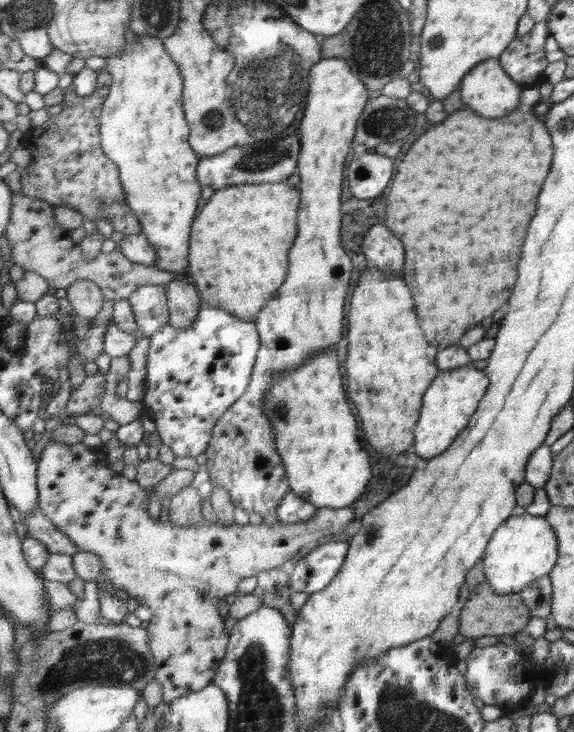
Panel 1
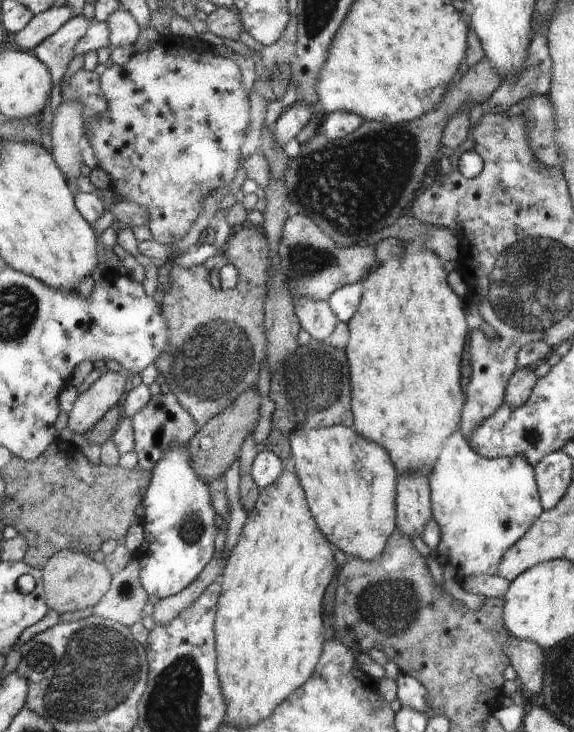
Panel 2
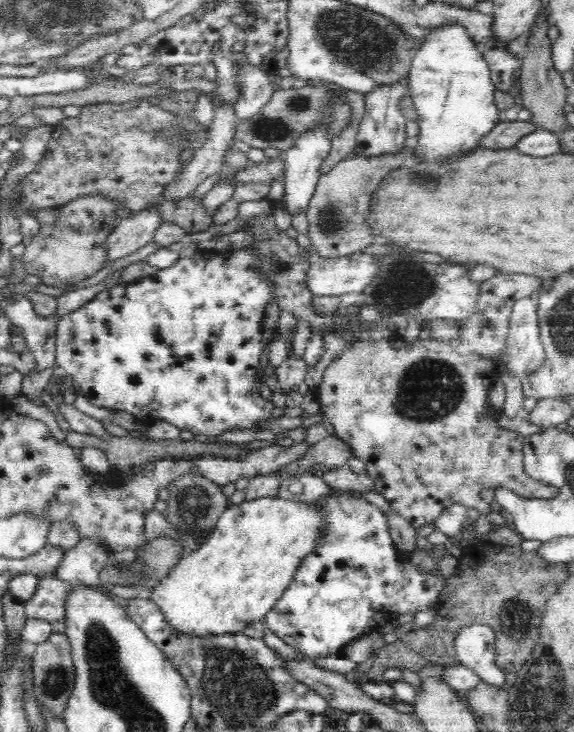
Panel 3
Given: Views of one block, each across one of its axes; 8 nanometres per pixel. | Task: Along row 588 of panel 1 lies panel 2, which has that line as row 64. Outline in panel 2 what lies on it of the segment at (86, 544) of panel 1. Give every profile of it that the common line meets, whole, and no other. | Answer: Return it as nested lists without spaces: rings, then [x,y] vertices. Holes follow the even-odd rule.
[[[166,37],[151,38],[133,53],[128,63],[124,65],[108,64],[100,78],[102,92],[105,93],[106,100],[109,103],[108,112],[104,116],[100,116],[98,121],[94,121],[89,130],[86,131],[84,144],[92,146],[94,156],[98,160],[100,167],[111,179],[113,184],[110,190],[118,192],[122,196],[121,200],[132,201],[143,206],[149,214],[146,227],[150,229],[154,240],[159,243],[172,244],[180,242],[190,232],[194,220],[199,216],[203,207],[204,199],[209,195],[210,191],[226,186],[235,175],[238,168],[238,148],[240,142],[244,138],[244,132],[248,128],[248,112],[250,112],[250,104],[240,88],[240,70],[238,66],[232,62],[232,59],[222,56],[216,56],[212,52],[191,51],[188,46],[180,46],[178,42],[164,40]]]

